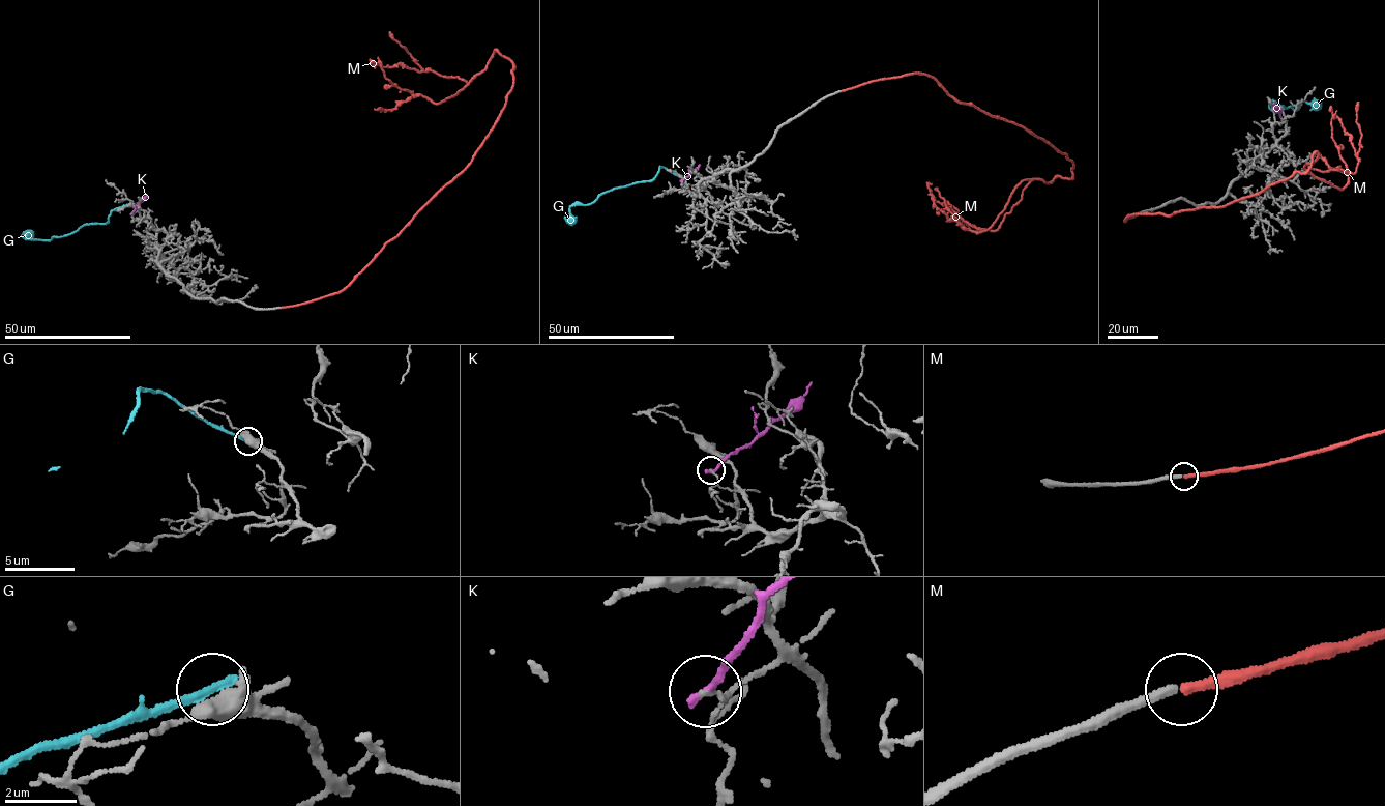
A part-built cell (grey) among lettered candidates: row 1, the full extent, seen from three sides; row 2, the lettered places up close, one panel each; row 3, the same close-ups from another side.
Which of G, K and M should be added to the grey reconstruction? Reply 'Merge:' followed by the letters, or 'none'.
Merge: M

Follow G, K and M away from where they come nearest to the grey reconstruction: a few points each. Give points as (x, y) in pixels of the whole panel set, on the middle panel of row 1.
G: (679, 176), (659, 167), (650, 180), (607, 191), (586, 205), (572, 204), (569, 208), (571, 225)
K: (681, 180), (700, 165)
M: (841, 90), (925, 75), (1072, 163), (1072, 178), (1020, 182), (981, 231), (966, 230), (934, 189)

